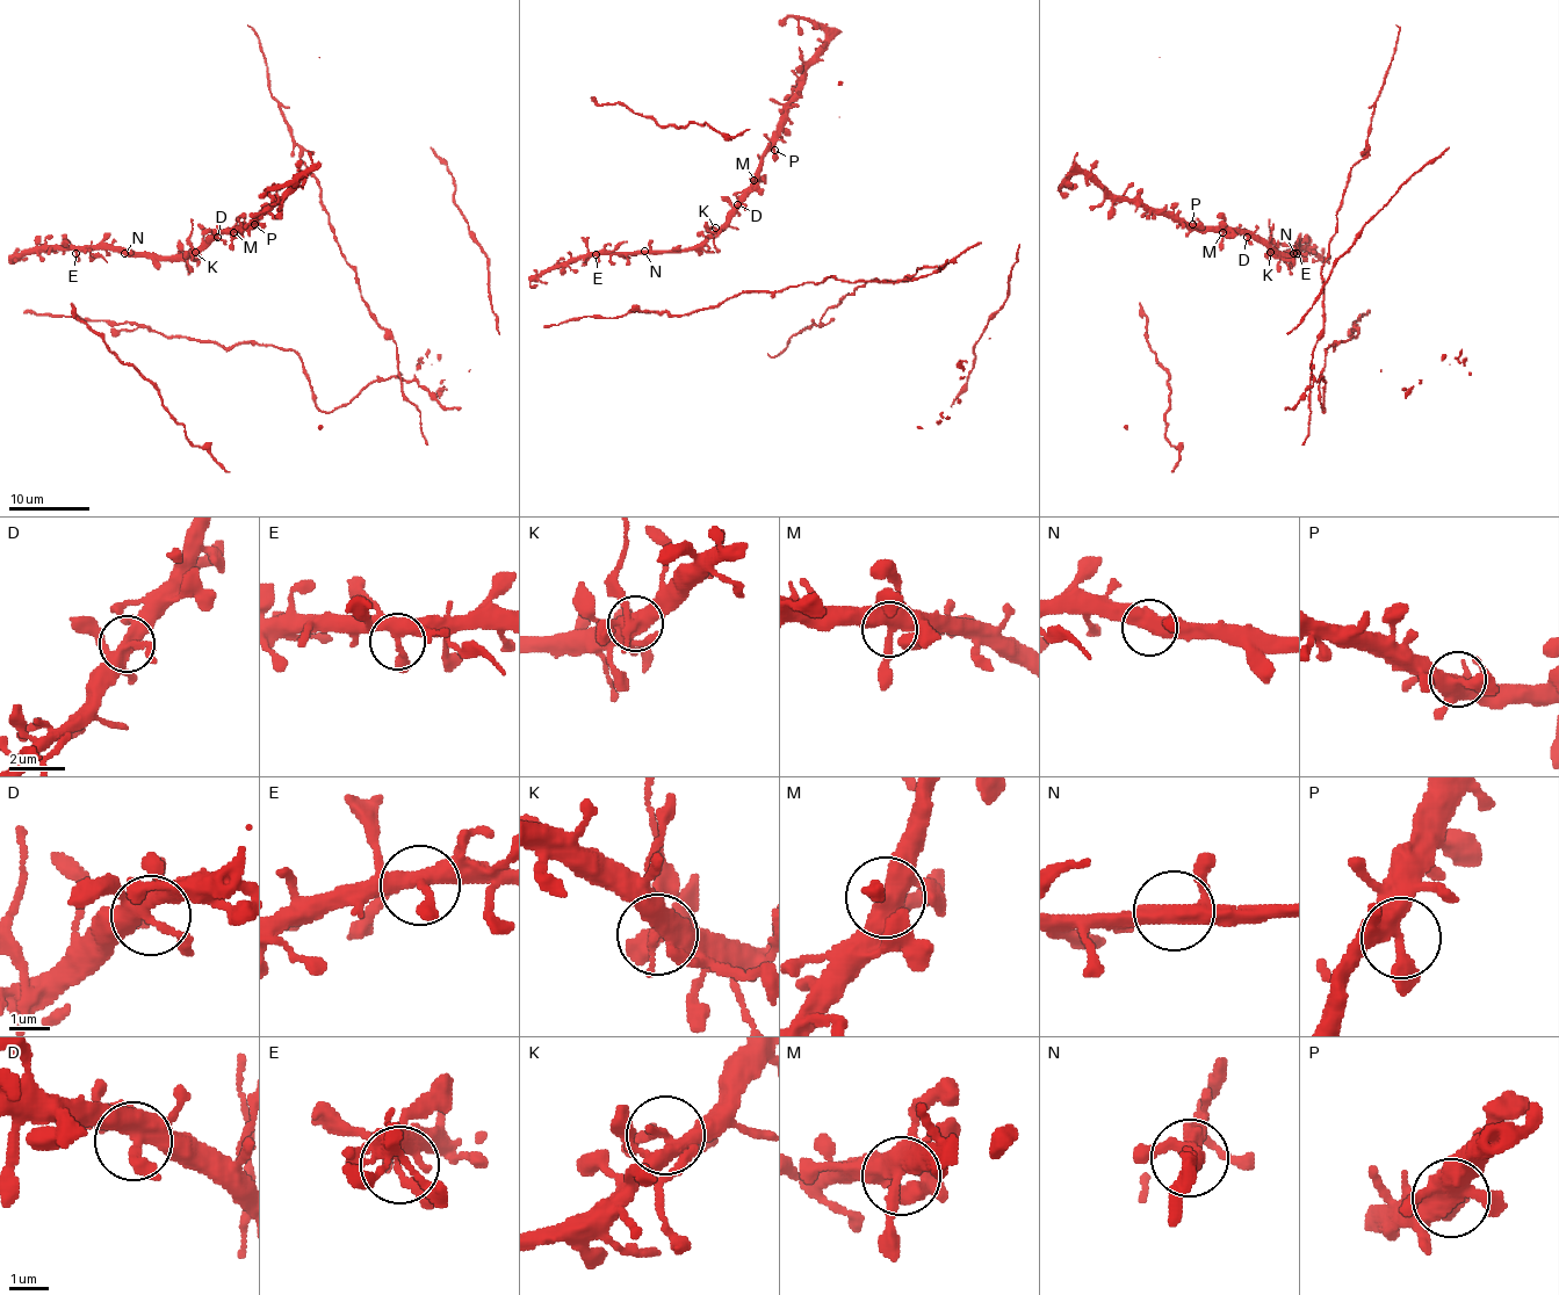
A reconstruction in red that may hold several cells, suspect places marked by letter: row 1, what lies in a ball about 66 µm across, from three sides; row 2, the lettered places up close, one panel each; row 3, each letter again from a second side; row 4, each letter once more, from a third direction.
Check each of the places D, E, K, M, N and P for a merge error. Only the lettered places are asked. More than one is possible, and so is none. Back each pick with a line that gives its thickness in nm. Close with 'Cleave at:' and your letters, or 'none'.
K: 400 nm thick
Cleave at: K

